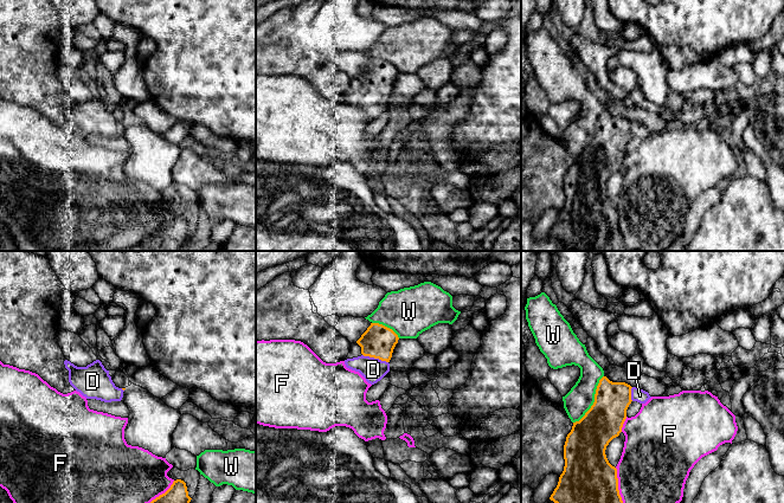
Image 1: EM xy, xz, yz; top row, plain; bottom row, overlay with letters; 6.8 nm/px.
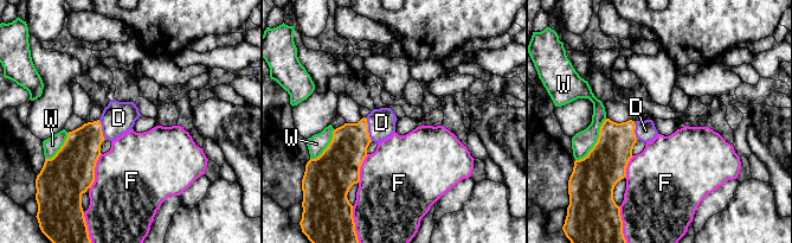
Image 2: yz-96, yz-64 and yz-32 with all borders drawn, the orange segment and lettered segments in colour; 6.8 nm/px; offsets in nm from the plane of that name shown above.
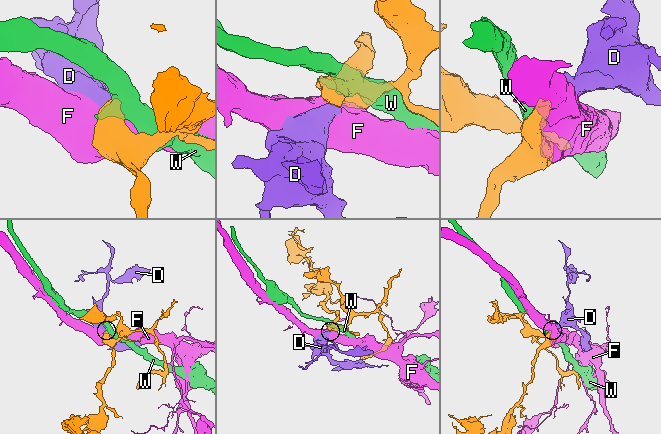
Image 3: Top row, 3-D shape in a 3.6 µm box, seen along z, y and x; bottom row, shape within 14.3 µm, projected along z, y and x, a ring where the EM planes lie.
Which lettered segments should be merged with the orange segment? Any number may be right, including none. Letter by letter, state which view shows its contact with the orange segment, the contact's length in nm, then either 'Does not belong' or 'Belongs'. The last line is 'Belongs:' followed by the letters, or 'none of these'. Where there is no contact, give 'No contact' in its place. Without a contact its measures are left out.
D: Touches orange in xz. Shared border 190 nm. Belongs
F: Touches orange in yz. Shared border 240 nm. Does not belong
W: Touches orange in yz. Shared border 380 nm. Does not belong
Belongs: D

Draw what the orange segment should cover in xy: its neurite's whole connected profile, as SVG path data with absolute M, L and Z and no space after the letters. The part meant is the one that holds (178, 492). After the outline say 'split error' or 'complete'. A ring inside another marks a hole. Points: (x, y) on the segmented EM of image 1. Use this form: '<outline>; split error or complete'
M176 479L165 494L160 495L150 503L189 503L191 499L186 483L181 479Z; complete

